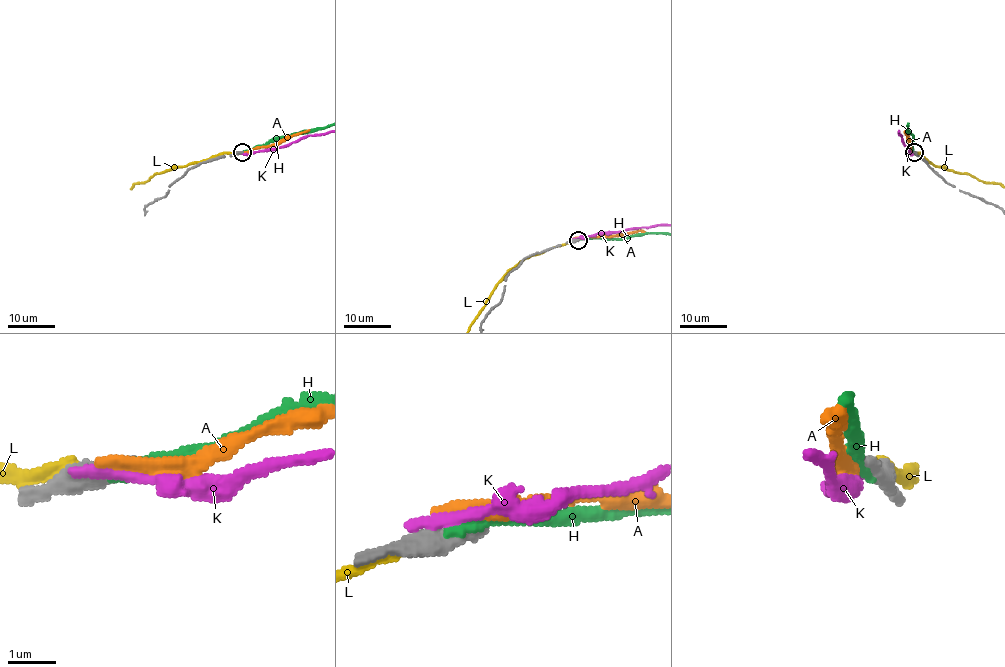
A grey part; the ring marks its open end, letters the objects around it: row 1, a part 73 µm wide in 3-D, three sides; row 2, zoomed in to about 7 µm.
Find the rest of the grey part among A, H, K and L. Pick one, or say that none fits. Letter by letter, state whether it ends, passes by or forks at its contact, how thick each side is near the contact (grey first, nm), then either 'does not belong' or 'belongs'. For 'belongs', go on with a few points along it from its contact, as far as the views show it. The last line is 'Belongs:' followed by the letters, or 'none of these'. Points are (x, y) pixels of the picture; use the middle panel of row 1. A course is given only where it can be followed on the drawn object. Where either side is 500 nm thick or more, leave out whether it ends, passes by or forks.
A: it ends | 380/440 nm | does not belong
H: 500/280 nm | does not belong
K: 550/240 nm | does not belong
L: 550/280 nm | does not belong
Belongs: none of these

